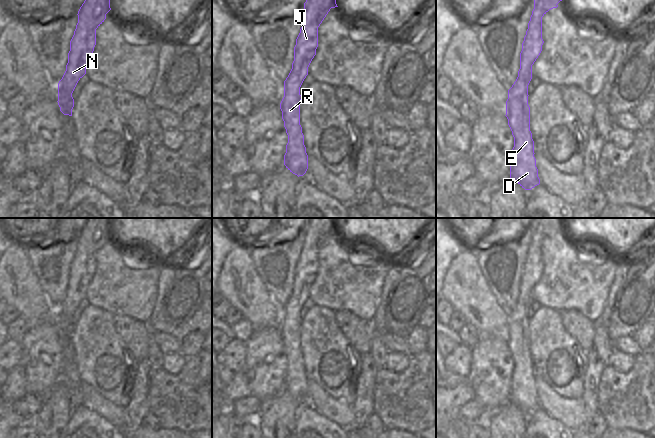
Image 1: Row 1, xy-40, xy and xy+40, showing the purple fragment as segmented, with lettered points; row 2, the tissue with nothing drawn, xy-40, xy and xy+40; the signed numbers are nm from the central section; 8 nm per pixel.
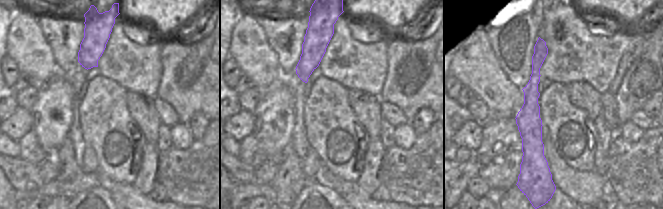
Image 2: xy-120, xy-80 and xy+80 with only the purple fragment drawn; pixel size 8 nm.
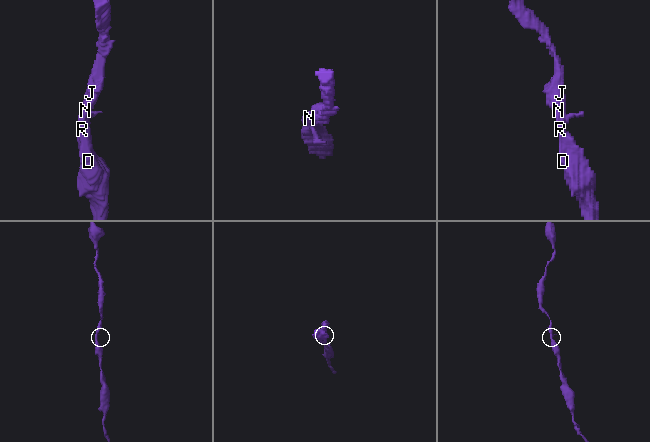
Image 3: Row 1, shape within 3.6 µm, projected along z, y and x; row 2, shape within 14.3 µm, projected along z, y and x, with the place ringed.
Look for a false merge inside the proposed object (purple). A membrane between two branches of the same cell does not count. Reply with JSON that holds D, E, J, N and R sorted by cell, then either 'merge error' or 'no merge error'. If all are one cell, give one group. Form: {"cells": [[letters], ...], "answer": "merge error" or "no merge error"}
{"cells": [["D", "E", "J", "N", "R"]], "answer": "no merge error"}

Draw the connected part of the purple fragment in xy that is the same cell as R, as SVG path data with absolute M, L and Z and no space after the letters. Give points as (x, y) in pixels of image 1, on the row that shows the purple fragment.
M306 0L304 3L304 21L294 47L292 69L284 81L284 97L280 103L282 119L288 135L288 143L284 155L284 165L290 172L298 177L303 176L308 169L308 155L306 153L304 135L300 125L300 101L302 99L302 96L300 95L300 87L308 75L308 67L316 55L316 49L318 47L318 27L330 9L335 7L338 7L336 0Z

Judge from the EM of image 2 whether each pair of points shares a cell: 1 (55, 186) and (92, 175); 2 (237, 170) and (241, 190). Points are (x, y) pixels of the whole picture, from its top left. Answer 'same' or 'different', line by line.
1: same
2: different

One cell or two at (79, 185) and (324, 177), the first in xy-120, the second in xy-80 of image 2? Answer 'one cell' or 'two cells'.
two cells

